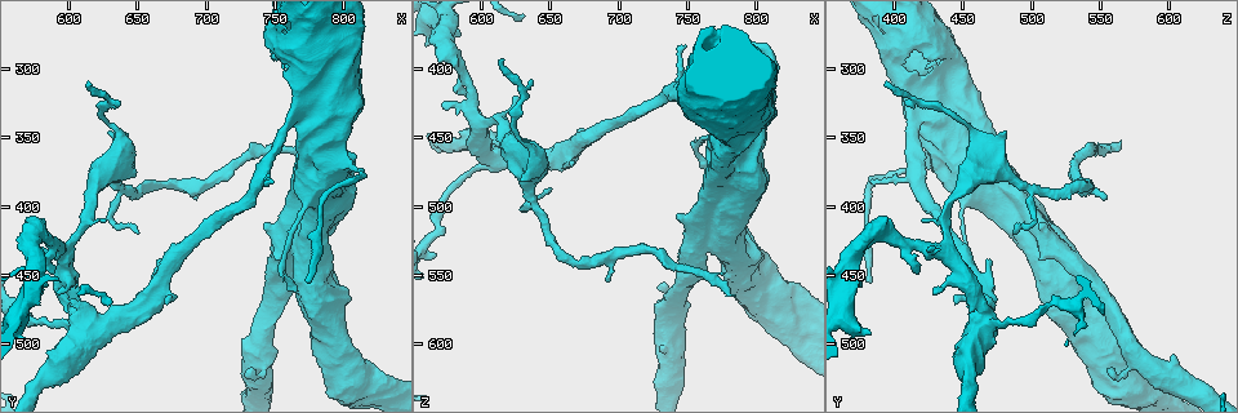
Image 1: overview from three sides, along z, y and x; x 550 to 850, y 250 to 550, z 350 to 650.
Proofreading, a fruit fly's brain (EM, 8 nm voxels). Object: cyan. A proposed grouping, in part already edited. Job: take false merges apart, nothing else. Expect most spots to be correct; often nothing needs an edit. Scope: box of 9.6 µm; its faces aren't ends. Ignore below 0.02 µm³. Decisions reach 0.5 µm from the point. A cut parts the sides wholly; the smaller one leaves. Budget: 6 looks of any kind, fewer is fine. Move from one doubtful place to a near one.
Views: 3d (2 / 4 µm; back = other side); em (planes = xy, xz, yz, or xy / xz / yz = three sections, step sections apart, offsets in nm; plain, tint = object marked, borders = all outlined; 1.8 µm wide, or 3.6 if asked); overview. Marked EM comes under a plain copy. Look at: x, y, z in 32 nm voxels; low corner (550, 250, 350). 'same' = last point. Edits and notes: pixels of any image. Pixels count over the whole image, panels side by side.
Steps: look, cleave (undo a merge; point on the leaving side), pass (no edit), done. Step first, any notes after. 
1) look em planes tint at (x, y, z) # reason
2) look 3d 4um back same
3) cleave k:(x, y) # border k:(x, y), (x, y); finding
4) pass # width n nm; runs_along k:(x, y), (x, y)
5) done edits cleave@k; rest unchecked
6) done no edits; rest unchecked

look em planes tint at (664, 456, 460) # a fork

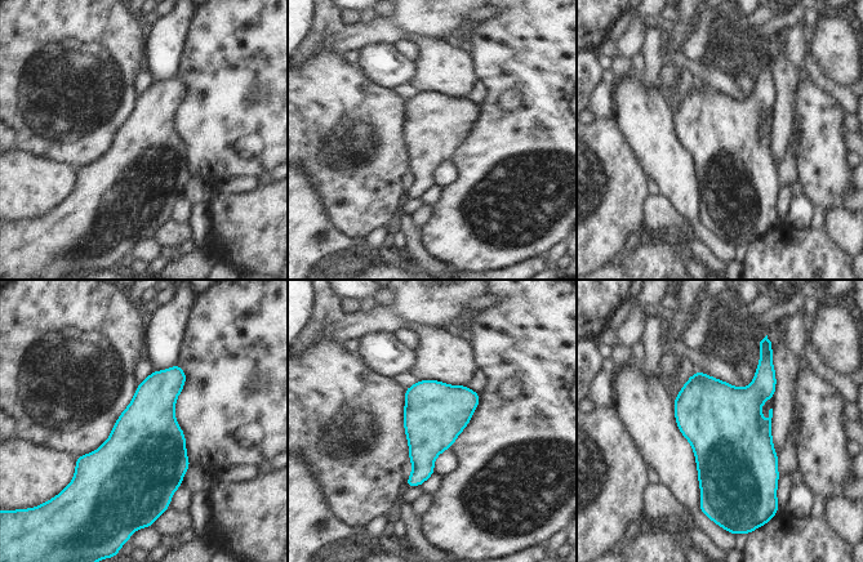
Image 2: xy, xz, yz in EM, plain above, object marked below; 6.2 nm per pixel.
pass # one neuron here

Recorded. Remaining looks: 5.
look em planes tint at (756, 270, 388) # closes a loop

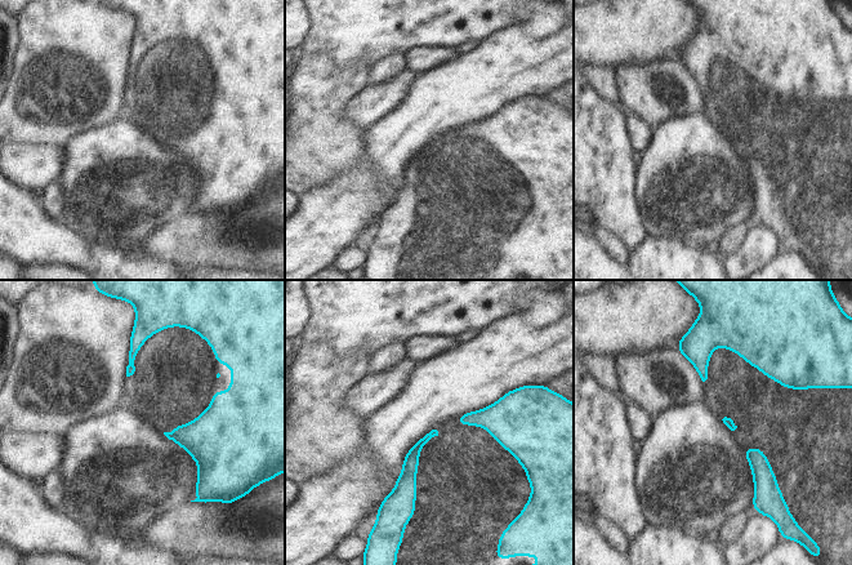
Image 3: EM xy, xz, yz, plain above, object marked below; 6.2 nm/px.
pass # runs_along 3:(426, 439), (413, 454), (402, 497); one neuron here

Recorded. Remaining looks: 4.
look 3d 4um at (596, 436, 442)

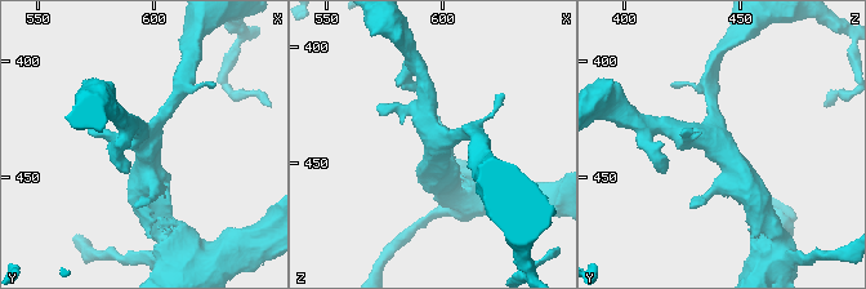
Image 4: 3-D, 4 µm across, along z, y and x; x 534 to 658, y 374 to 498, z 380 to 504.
look em planes tint at (597, 433, 441) # shape alone is not enough

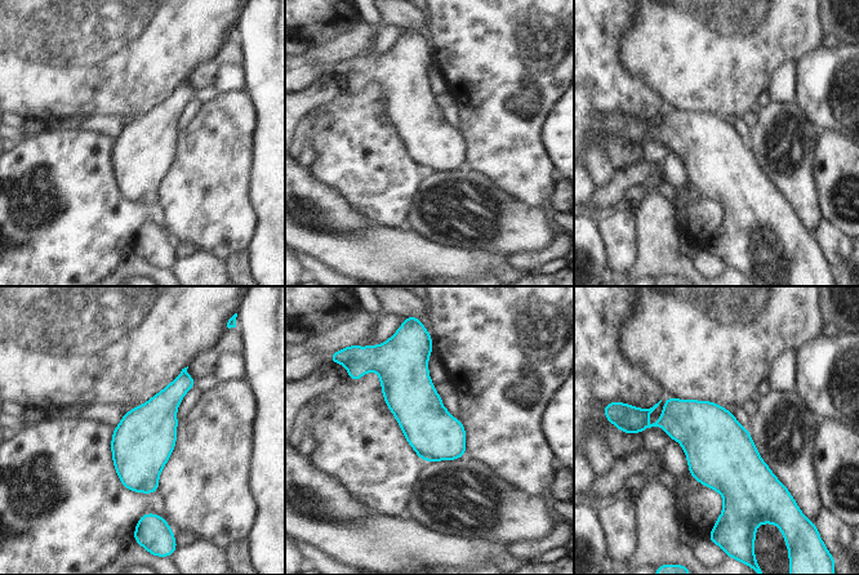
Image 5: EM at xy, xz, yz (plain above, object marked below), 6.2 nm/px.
pass # one neuron here

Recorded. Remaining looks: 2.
done no edits; rest unchecked

